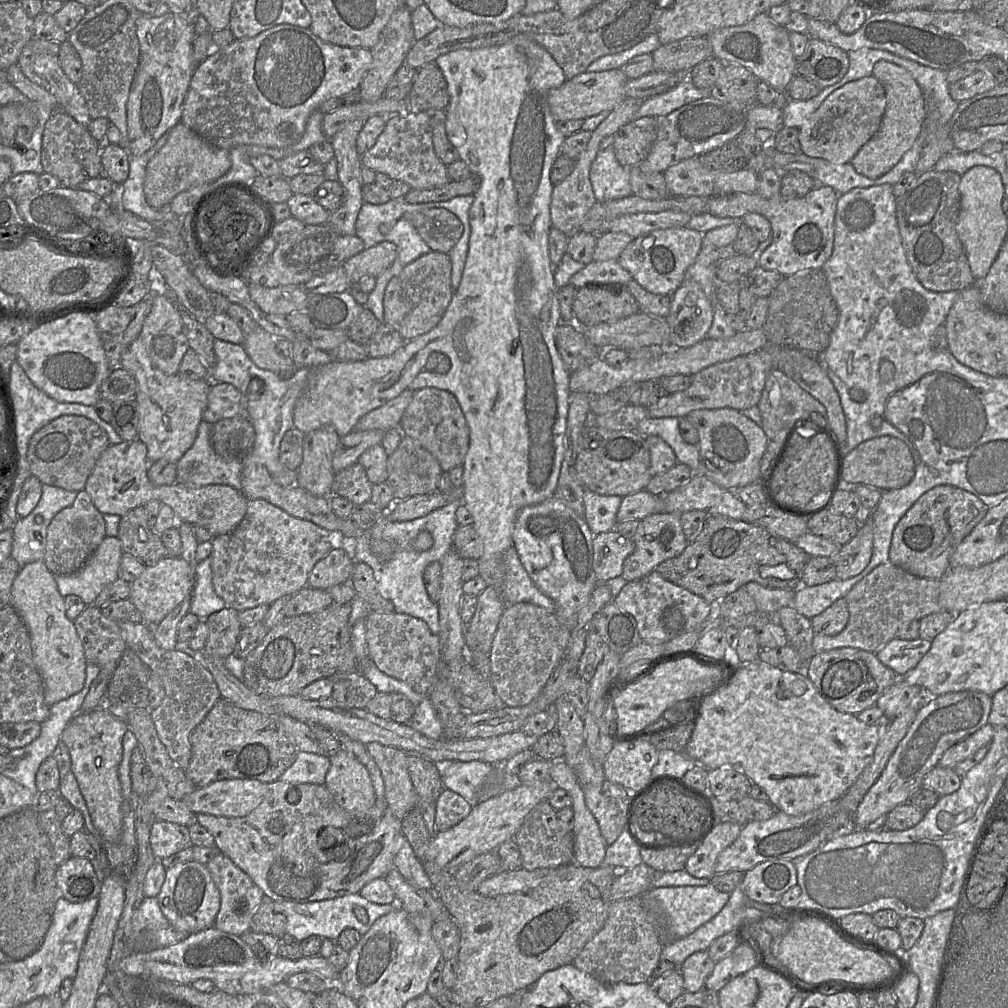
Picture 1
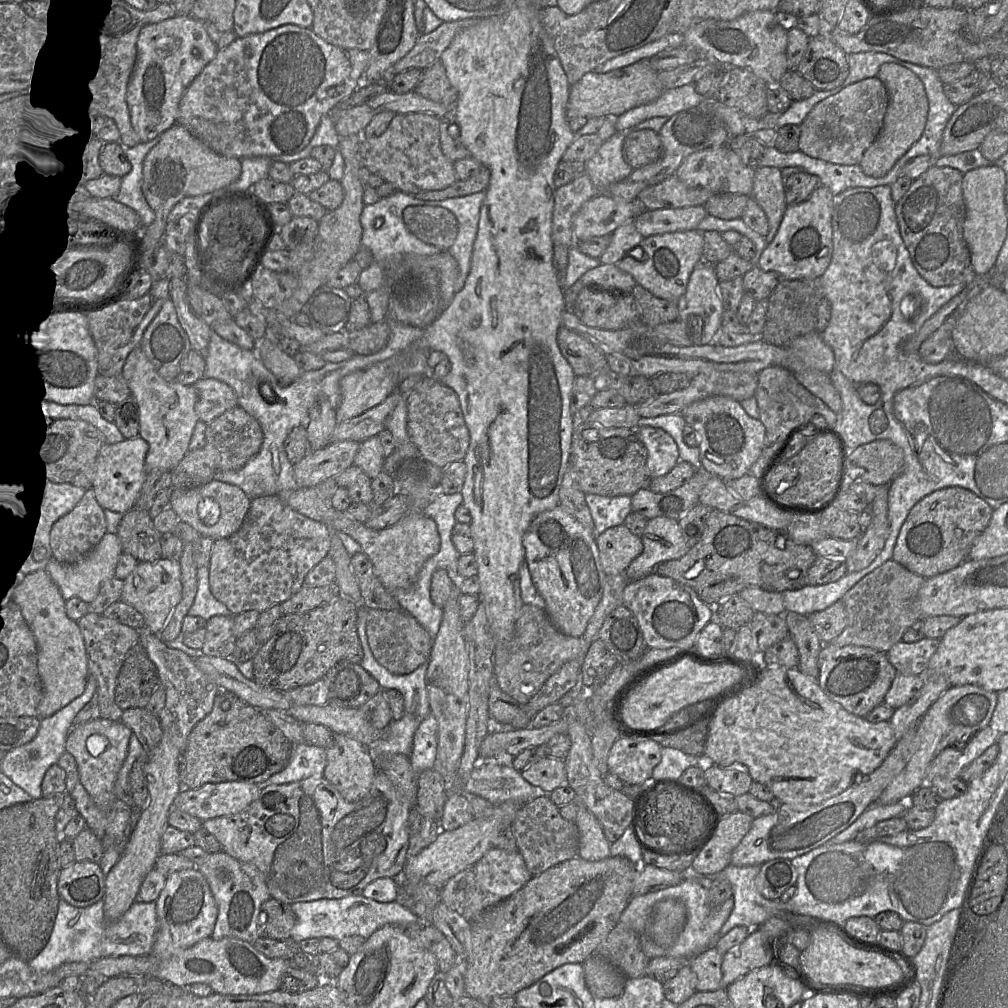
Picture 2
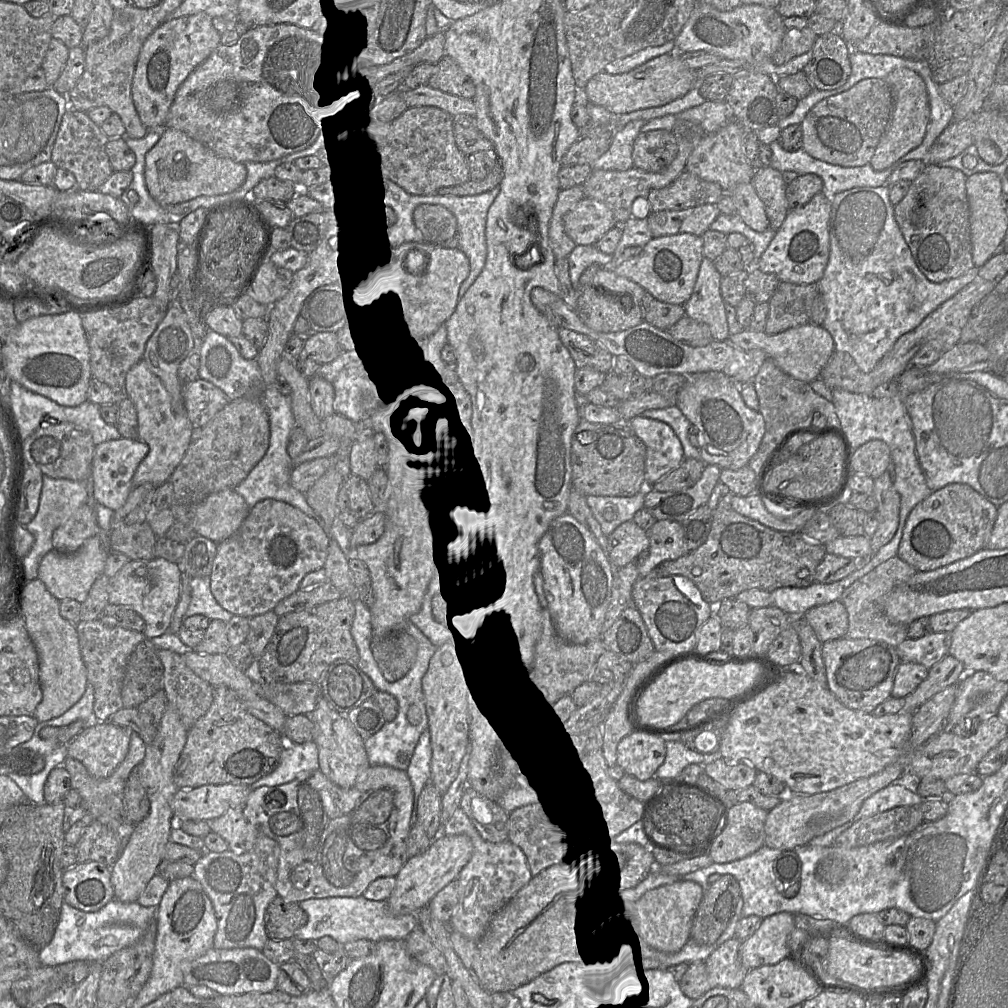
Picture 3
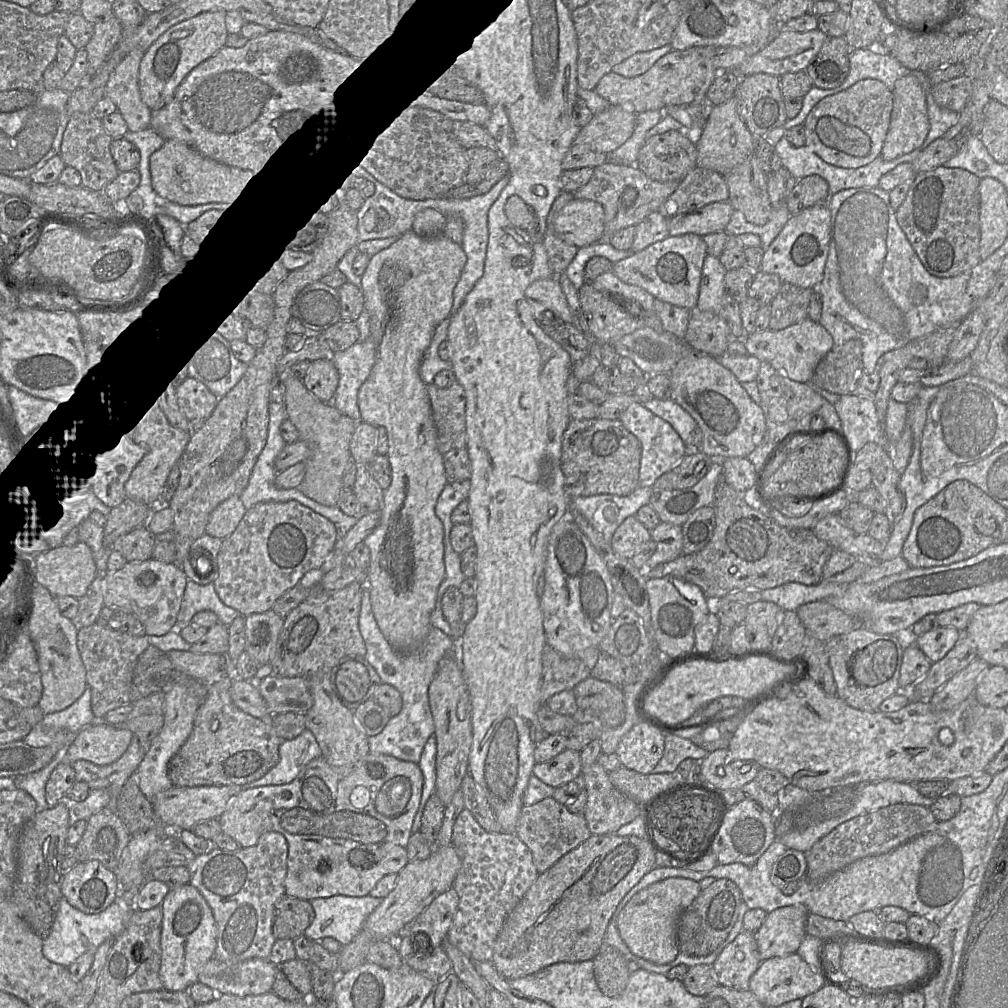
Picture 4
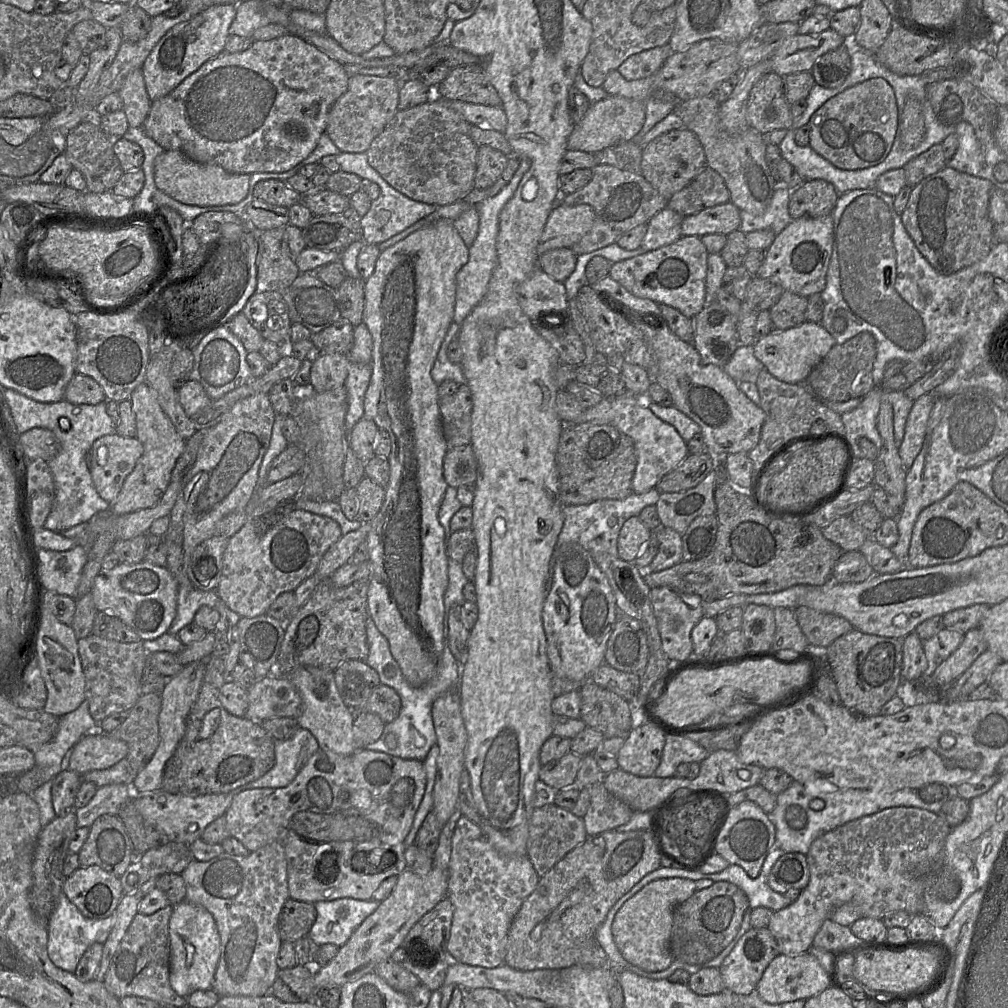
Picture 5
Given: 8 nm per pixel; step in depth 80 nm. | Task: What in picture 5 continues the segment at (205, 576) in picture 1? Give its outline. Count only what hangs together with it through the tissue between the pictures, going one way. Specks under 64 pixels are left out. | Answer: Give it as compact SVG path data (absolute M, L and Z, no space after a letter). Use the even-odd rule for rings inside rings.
M179 586L176 601L176 616L169 628L171 634L177 635L179 630L193 622L193 618L202 606L216 609L221 617L221 622L229 625L237 624L239 615L232 611L214 590L204 591L191 586Z

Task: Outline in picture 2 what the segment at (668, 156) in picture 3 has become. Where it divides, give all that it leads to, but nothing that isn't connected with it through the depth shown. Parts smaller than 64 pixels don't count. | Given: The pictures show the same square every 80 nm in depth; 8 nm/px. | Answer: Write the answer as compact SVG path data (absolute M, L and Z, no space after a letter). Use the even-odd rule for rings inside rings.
M633 128L626 134L622 152L624 160L637 169L657 161L663 153L663 146L657 132Z

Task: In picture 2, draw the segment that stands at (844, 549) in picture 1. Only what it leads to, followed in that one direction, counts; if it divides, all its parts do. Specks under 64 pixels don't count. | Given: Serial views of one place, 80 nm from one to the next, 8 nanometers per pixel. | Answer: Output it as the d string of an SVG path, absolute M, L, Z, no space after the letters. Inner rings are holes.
M888 485L876 487L877 495L871 504L872 522L857 539L854 553L846 559L847 573L867 568L883 550L890 534Z

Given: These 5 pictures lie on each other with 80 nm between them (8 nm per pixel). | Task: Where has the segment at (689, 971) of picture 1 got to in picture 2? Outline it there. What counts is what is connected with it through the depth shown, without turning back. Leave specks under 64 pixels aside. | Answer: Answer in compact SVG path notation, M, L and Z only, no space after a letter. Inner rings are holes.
M710 946L689 961L692 971L697 976L697 991L726 989L723 987L721 969L724 954L716 946Z

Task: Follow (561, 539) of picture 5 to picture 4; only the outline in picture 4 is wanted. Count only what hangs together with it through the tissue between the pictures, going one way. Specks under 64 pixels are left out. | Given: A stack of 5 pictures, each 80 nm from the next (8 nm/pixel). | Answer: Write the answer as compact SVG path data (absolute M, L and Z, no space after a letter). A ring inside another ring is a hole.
M637 487L627 496L598 494L572 497L570 510L588 520L610 544L617 527L629 516L634 516L639 508L648 505L652 487Z

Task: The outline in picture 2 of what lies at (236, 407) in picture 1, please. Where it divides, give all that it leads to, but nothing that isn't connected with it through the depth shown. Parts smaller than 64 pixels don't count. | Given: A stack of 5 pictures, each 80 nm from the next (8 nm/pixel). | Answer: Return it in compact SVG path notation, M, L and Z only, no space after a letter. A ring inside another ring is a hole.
M203 377L193 387L197 393L195 412L205 424L238 405L234 390L222 381Z

